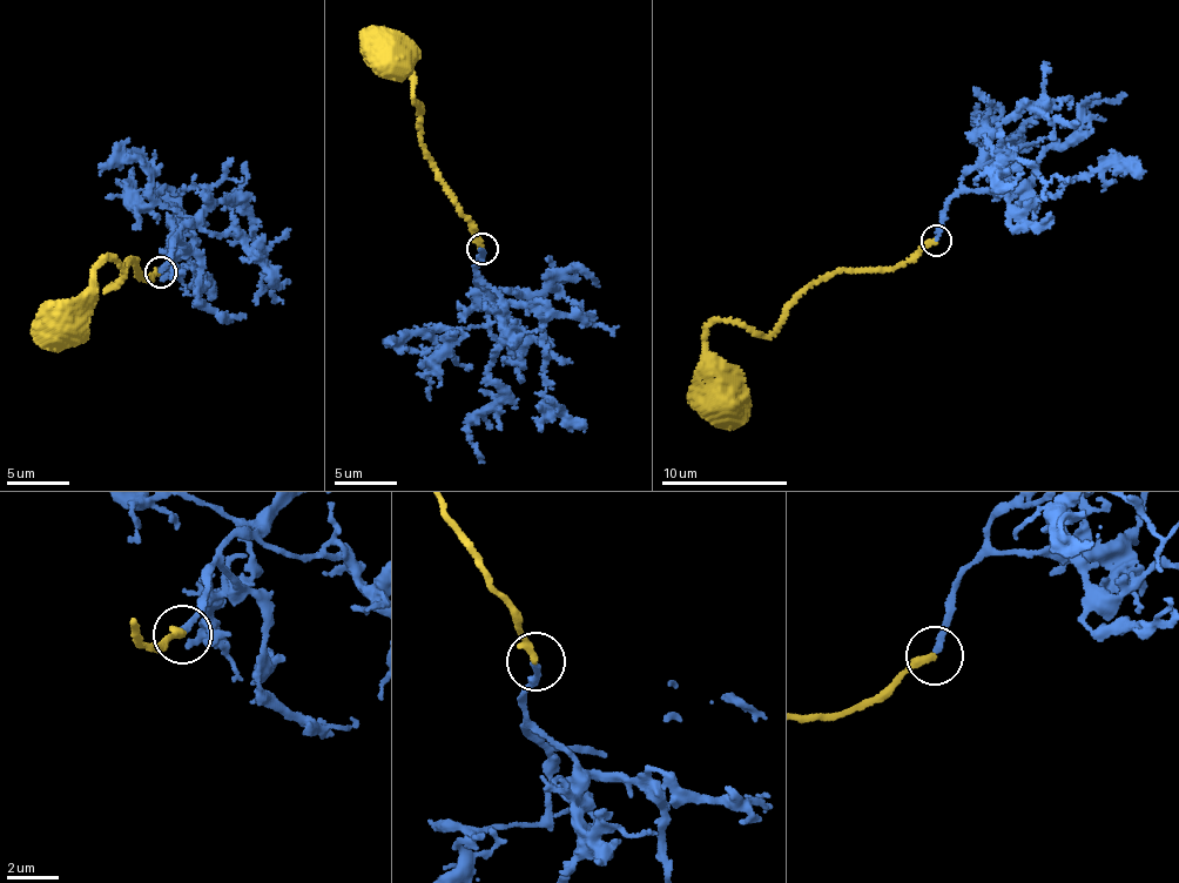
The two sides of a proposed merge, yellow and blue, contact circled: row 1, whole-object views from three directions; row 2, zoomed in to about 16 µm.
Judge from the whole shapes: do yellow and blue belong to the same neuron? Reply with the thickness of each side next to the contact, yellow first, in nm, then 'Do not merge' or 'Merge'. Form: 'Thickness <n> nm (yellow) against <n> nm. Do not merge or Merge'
Thickness 300 nm (yellow) against 200 nm. Do not merge

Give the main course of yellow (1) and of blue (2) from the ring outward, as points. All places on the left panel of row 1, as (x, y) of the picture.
1: (159, 271), (142, 277), (130, 256), (107, 288), (123, 277), (107, 260), (93, 270), (93, 297), (54, 330)
2: (159, 271), (177, 238), (188, 249), (172, 257), (168, 249), (179, 201), (160, 187), (154, 189), (161, 195)

